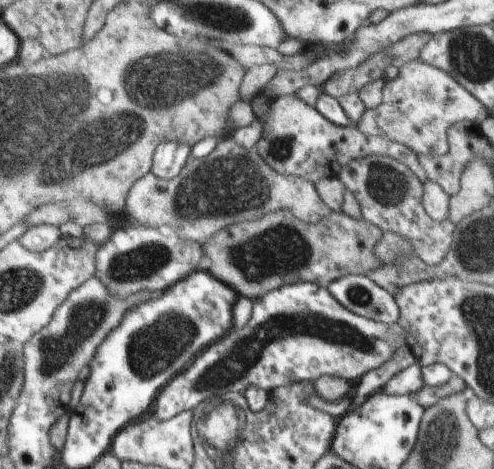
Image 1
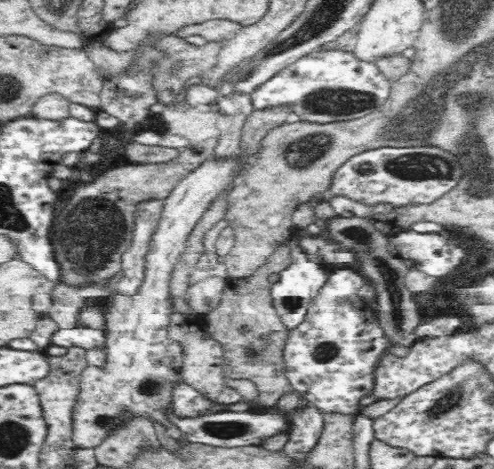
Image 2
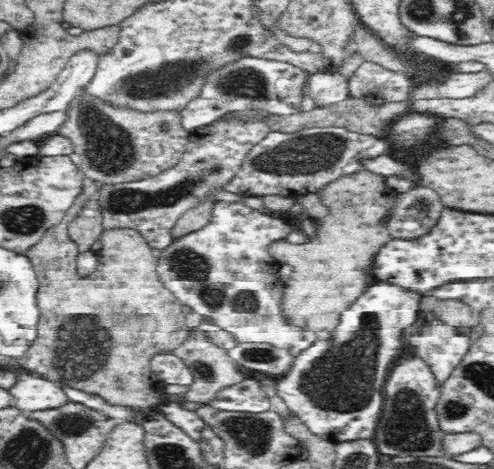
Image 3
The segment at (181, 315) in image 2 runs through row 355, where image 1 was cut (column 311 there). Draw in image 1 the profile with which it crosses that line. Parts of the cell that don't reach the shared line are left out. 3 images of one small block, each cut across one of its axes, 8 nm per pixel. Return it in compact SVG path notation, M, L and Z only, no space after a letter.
M227 136L225 142L219 144L219 148L207 158L191 160L183 174L173 180L159 180L155 174L147 174L135 184L127 200L129 222L133 222L135 218L137 222L141 222L141 226L147 228L167 228L167 232L163 234L173 234L175 226L179 228L189 220L191 226L199 226L203 222L203 226L209 224L211 230L215 230L215 218L219 218L217 224L221 224L221 214L231 214L229 210L245 208L249 208L251 216L265 216L265 212L289 210L305 224L317 224L331 214L311 182L307 182L305 178L279 174L265 162L259 150L243 148L233 142L231 136Z

